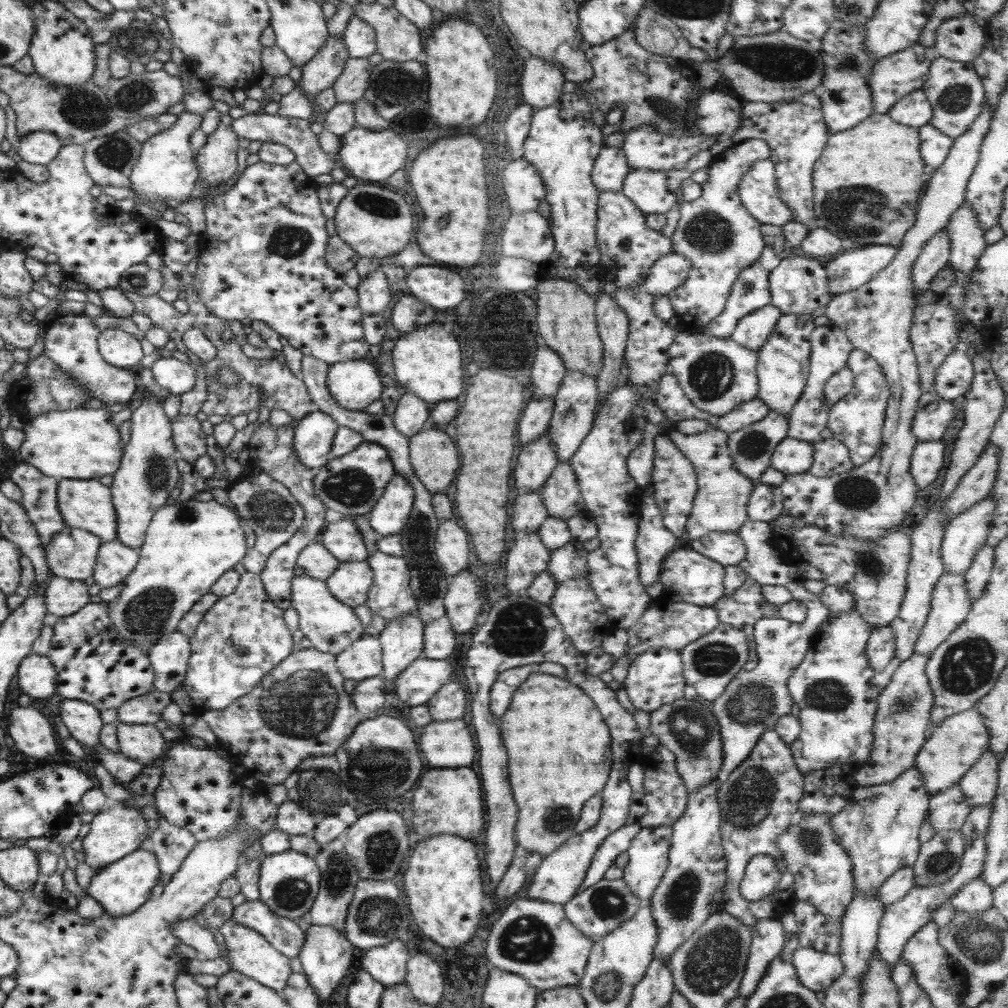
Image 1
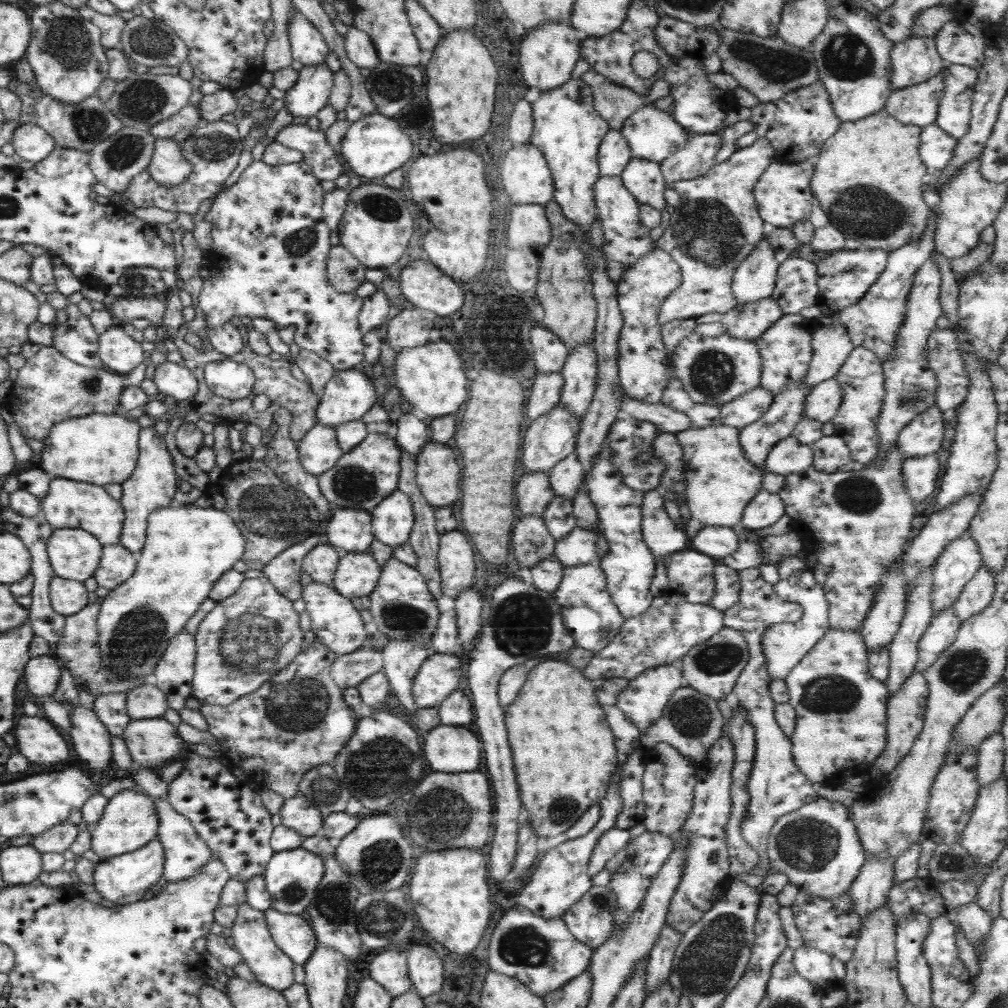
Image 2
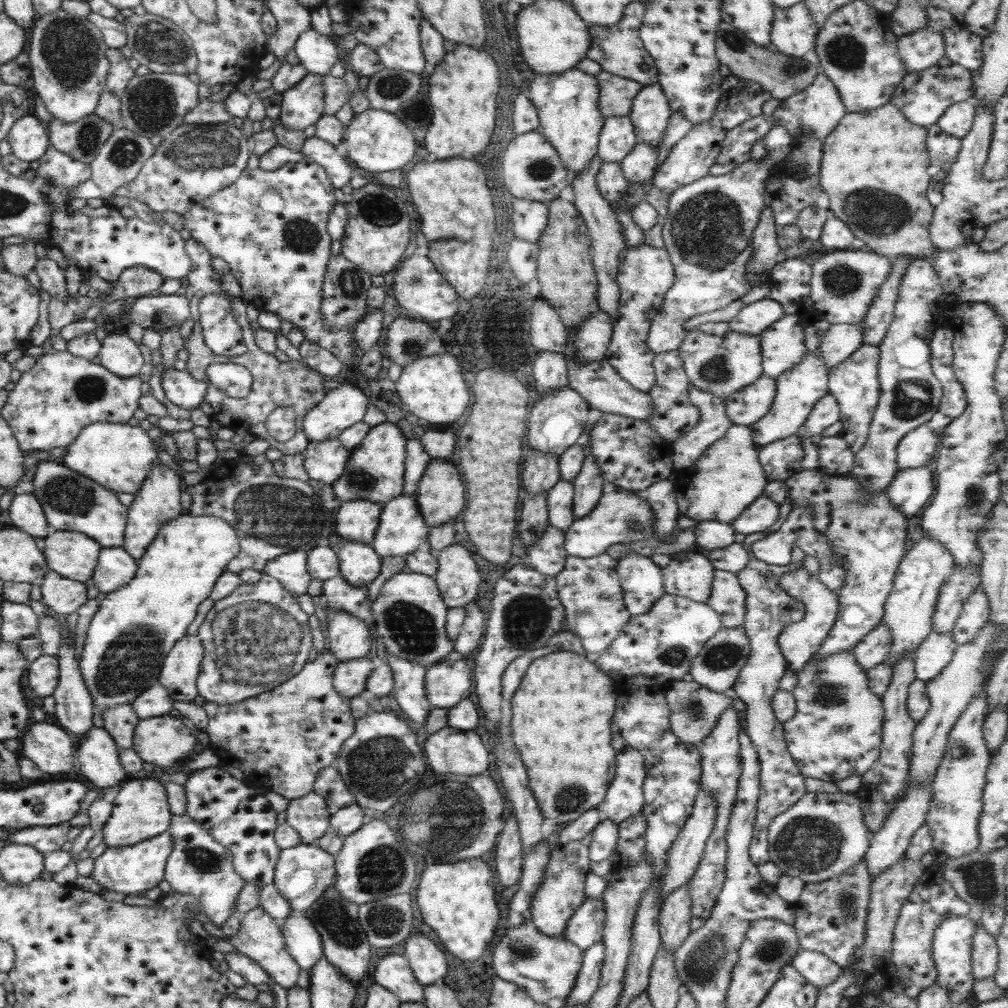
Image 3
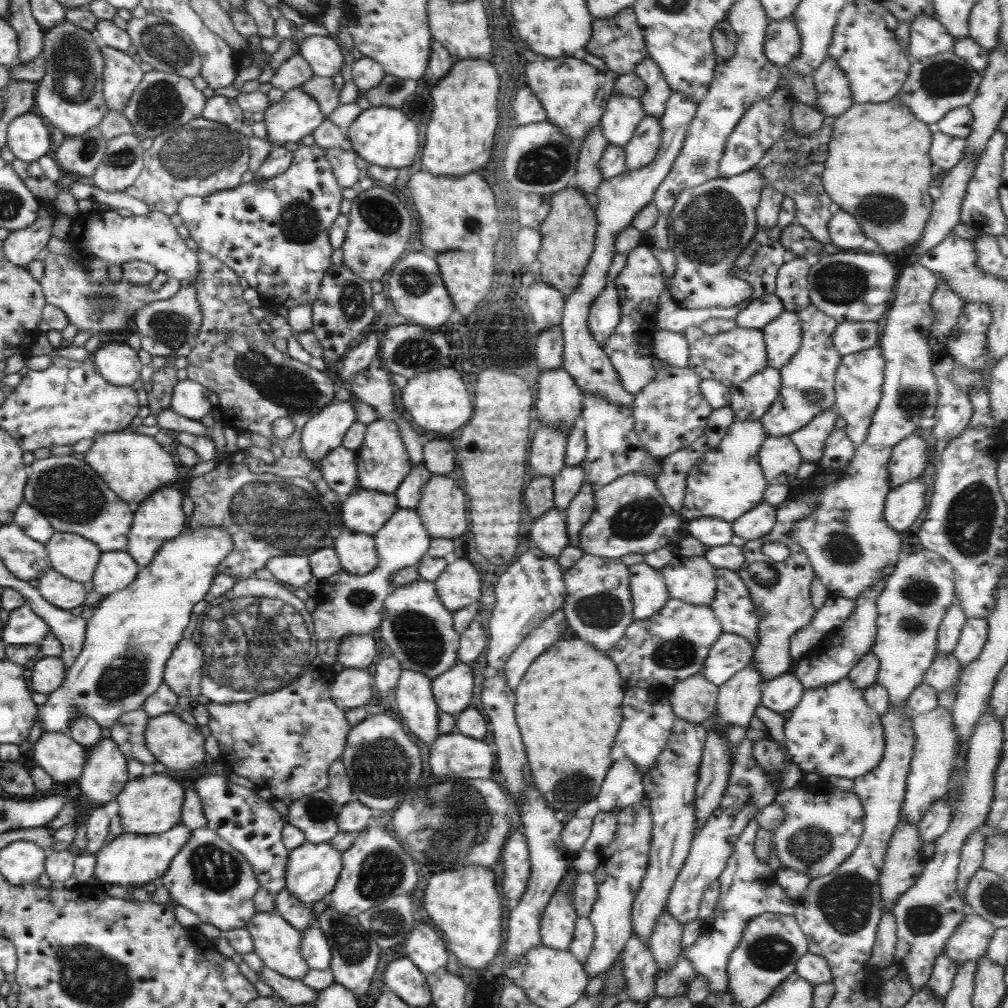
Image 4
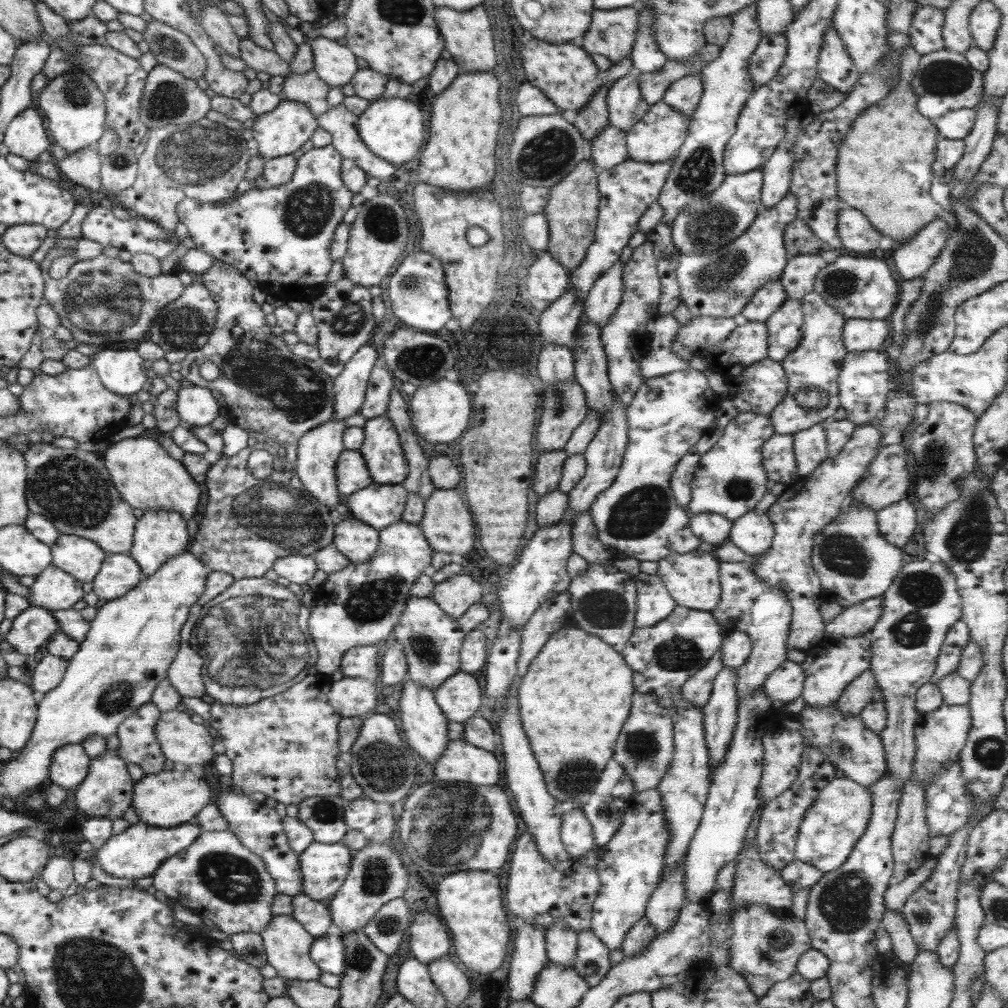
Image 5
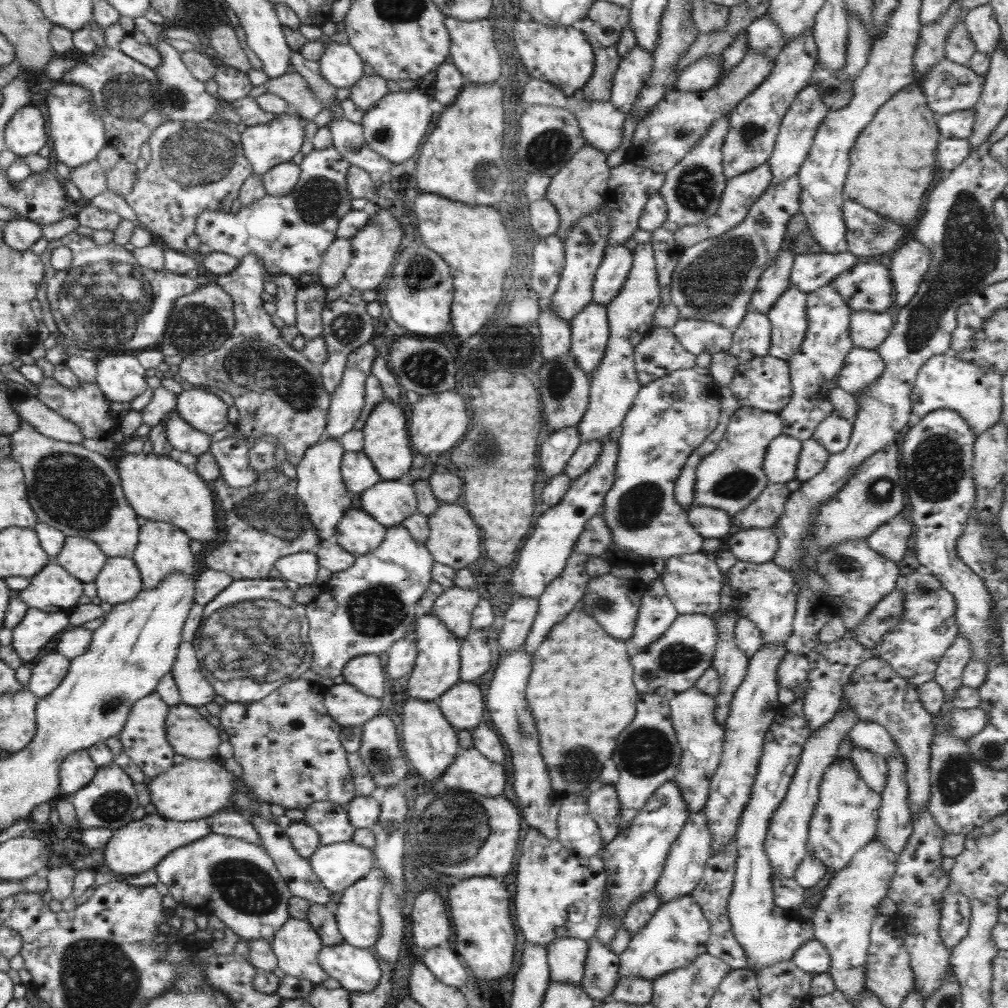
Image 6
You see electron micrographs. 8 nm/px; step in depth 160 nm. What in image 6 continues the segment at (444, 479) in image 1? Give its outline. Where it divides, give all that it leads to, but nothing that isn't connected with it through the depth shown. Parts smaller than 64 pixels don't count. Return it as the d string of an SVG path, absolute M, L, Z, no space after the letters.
M439 504L427 518L429 536L424 547L429 551L433 561L444 564L453 570L469 566L479 556L480 529L471 517L457 504Z

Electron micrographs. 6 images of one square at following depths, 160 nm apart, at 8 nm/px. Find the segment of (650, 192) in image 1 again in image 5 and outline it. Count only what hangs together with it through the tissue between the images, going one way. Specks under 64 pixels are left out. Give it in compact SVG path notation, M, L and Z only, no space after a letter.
M662 100L650 105L640 120L625 133L627 159L648 163L671 160L676 155L676 150L679 150L681 143L686 139L689 120L691 120L690 116L684 116L684 114L673 110Z

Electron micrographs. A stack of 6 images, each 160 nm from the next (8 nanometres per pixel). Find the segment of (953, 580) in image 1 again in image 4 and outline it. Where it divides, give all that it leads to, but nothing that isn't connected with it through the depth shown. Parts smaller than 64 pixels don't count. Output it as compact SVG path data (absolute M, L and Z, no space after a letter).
M935 653L931 664L923 673L923 683L936 690L955 689L961 672L960 664L952 653Z

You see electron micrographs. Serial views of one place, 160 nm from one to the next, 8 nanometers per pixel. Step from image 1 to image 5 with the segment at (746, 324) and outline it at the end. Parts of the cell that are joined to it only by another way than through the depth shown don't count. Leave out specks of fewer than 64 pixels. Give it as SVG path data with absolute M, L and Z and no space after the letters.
M770 280L757 288L741 309L741 316L747 321L764 323L783 304L786 297L780 281Z

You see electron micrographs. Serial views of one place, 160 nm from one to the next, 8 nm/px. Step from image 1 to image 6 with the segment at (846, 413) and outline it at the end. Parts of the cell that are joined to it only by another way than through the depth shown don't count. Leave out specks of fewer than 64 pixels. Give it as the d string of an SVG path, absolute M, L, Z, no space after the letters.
M853 347L843 359L836 386L853 395L862 392L883 372L884 364L874 349Z

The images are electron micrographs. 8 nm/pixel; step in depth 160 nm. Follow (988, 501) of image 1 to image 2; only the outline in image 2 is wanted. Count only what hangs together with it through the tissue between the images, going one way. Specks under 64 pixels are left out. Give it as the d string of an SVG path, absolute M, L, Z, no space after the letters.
M966 531L949 542L949 546L941 551L932 566L933 617L943 610L953 608L962 586L971 580L981 565L982 558L977 546Z

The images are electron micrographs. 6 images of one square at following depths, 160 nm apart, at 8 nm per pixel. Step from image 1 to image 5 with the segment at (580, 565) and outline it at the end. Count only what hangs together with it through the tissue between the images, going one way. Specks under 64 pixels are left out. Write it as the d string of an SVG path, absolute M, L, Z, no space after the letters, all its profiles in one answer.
M687 367L682 371L645 379L635 391L631 402L625 406L627 421L627 444L617 476L609 488L593 500L588 513L595 528L596 538L614 559L634 558L635 560L657 562L668 554L685 554L698 548L700 541L693 536L688 524L689 513L677 507L669 489L669 480L675 464L706 433L719 408L719 398L707 385L701 371Z

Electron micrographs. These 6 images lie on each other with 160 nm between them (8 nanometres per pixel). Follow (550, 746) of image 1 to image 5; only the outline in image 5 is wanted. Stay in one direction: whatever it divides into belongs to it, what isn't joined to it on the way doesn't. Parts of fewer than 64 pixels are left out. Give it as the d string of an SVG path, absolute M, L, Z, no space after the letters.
M573 625L549 635L541 652L529 662L529 668L516 688L518 713L547 792L560 803L574 801L577 791L590 791L597 782L605 762L611 758L621 724L627 718L631 692L635 691L631 684L632 671L625 666L621 656L603 644L600 638Z

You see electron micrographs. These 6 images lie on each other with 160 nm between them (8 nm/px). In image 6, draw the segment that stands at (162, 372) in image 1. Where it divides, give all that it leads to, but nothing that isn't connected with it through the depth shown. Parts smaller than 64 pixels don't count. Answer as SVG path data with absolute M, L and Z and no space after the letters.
M185 386L176 394L174 409L191 428L208 435L229 422L225 403L214 394L197 388Z

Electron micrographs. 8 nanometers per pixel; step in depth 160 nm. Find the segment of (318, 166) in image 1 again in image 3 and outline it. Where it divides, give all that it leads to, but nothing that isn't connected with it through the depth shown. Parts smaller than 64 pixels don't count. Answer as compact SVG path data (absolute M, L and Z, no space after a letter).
M311 136L303 141L302 156L316 162L327 175L333 189L339 189L352 177L353 163L335 152L335 146Z

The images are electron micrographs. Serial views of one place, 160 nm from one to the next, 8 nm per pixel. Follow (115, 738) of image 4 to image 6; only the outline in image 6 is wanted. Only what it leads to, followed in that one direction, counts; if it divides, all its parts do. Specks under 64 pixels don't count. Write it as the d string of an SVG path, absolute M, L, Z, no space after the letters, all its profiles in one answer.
M155 691L149 693L133 703L122 729L115 736L123 747L122 752L131 759L133 764L139 767L139 770L147 777L147 780L165 772L174 764L174 752L171 749L171 745L167 743L165 736L164 722L168 708L169 706L157 696Z

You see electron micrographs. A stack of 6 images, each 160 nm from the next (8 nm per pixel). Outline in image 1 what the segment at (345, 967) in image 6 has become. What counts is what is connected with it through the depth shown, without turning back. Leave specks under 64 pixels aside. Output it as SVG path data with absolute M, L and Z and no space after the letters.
M245 900L234 906L230 919L258 932L275 951L287 959L297 957L305 942L303 930L293 920L277 916L259 900Z

